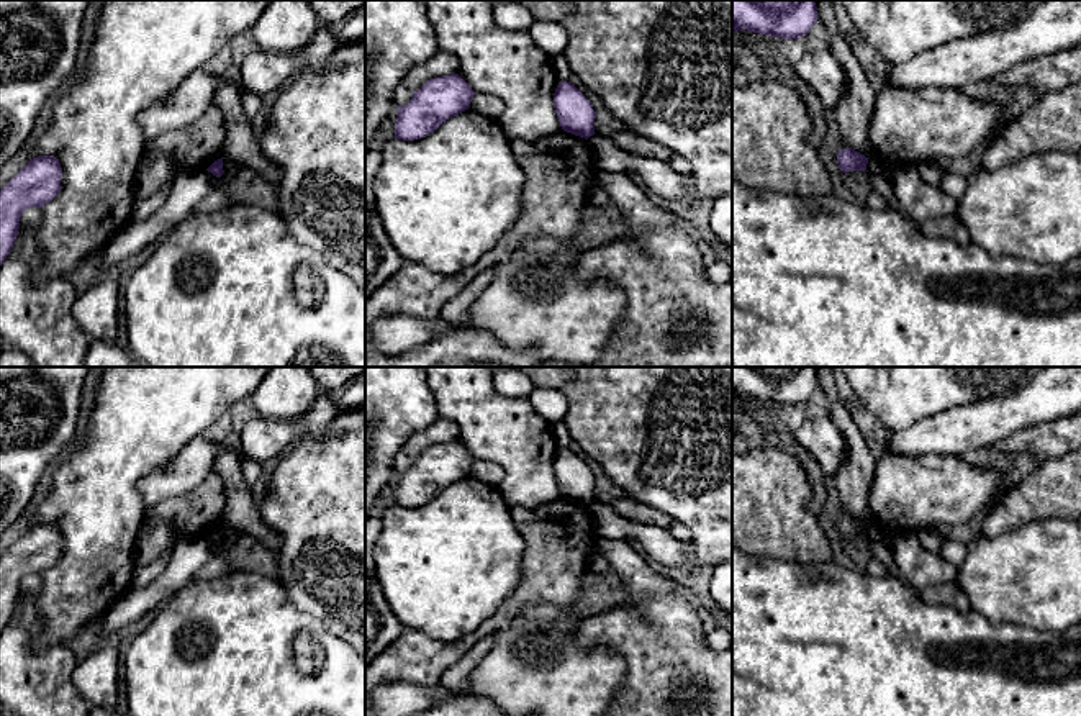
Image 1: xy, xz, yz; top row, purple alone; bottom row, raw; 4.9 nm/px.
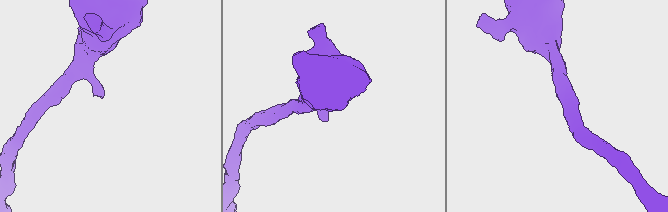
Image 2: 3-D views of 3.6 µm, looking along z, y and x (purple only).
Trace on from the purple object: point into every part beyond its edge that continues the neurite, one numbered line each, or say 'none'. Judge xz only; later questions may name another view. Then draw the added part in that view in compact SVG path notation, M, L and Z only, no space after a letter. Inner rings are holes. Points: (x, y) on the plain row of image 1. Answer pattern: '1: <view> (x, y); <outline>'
none

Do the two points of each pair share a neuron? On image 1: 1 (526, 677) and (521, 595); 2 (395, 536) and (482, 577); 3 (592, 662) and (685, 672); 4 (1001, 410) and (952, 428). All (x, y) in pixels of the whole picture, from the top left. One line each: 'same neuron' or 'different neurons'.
1: different neurons
2: same neuron
3: different neurons
4: same neuron

